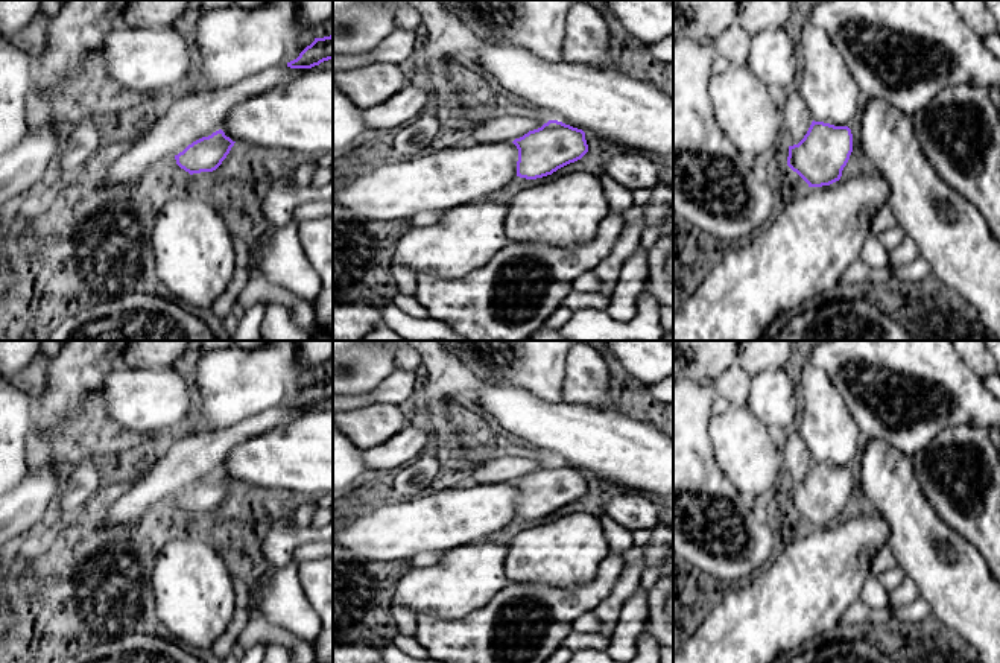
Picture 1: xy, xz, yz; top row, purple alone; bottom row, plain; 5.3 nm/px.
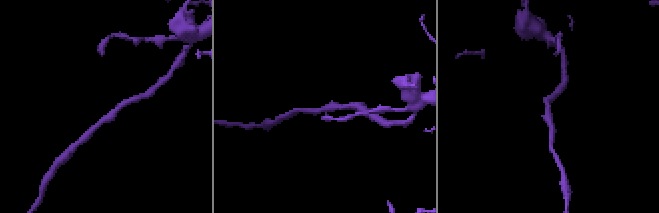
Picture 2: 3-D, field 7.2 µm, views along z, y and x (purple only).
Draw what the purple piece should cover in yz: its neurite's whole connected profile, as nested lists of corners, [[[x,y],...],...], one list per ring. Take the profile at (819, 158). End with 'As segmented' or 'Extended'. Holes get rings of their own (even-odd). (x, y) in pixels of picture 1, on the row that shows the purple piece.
[[[795,87],[787,90],[783,117],[789,146],[787,166],[809,187],[822,187],[839,181],[853,152],[851,129],[815,122]]]. Extended

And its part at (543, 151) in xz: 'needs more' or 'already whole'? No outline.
needs more

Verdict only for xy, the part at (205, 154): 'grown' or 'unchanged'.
grown

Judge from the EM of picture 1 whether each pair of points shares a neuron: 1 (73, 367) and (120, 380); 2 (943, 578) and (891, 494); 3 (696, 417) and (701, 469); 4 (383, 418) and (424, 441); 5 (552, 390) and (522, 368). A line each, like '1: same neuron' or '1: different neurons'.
1: different neurons
2: same neuron
3: same neuron
4: different neurons
5: same neuron

